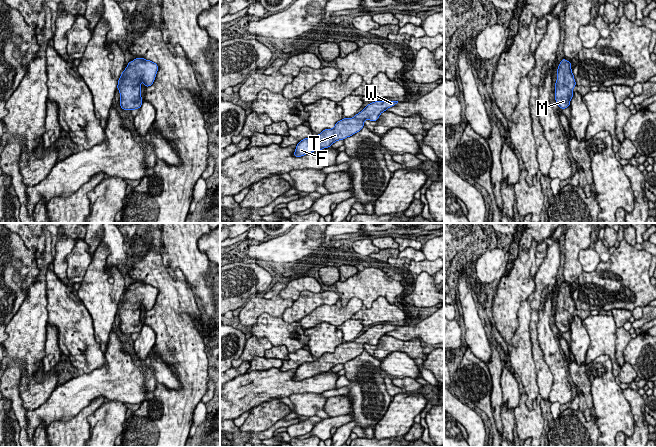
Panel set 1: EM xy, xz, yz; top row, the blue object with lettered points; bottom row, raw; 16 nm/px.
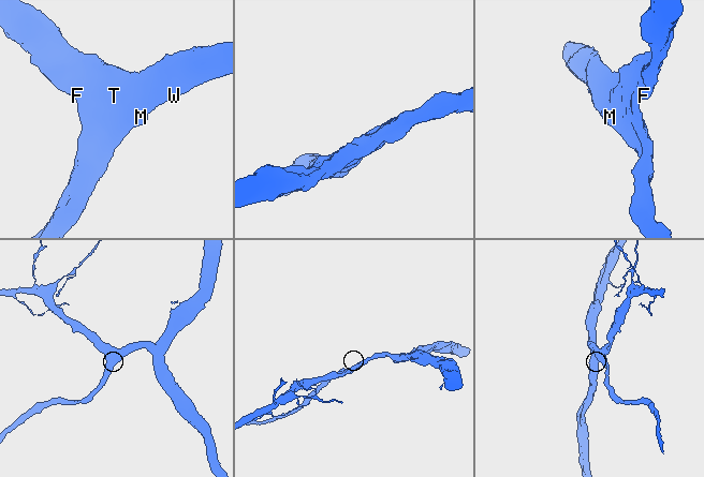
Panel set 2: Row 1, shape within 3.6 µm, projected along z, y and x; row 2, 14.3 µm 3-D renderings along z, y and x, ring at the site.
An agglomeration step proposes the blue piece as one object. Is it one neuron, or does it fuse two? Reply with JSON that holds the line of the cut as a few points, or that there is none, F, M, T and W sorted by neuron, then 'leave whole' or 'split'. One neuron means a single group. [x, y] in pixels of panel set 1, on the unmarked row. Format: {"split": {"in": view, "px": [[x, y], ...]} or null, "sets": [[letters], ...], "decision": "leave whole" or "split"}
{"split": null, "sets": [["F", "M", "T", "W"]], "decision": "leave whole"}

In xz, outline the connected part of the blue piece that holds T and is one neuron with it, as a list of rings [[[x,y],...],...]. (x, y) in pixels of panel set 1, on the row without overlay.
[[[380,324],[368,328],[353,342],[343,342],[335,348],[334,352],[325,353],[313,362],[301,364],[297,368],[293,380],[301,381],[314,375],[328,372],[336,365],[352,360],[364,351],[365,344],[377,345],[382,336],[385,336],[397,327],[398,325]]]

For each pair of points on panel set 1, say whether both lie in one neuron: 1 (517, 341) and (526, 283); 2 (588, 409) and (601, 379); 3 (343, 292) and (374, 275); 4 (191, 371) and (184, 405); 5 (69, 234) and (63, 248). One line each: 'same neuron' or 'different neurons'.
1: different neurons
2: different neurons
3: same neuron
4: same neuron
5: same neuron

